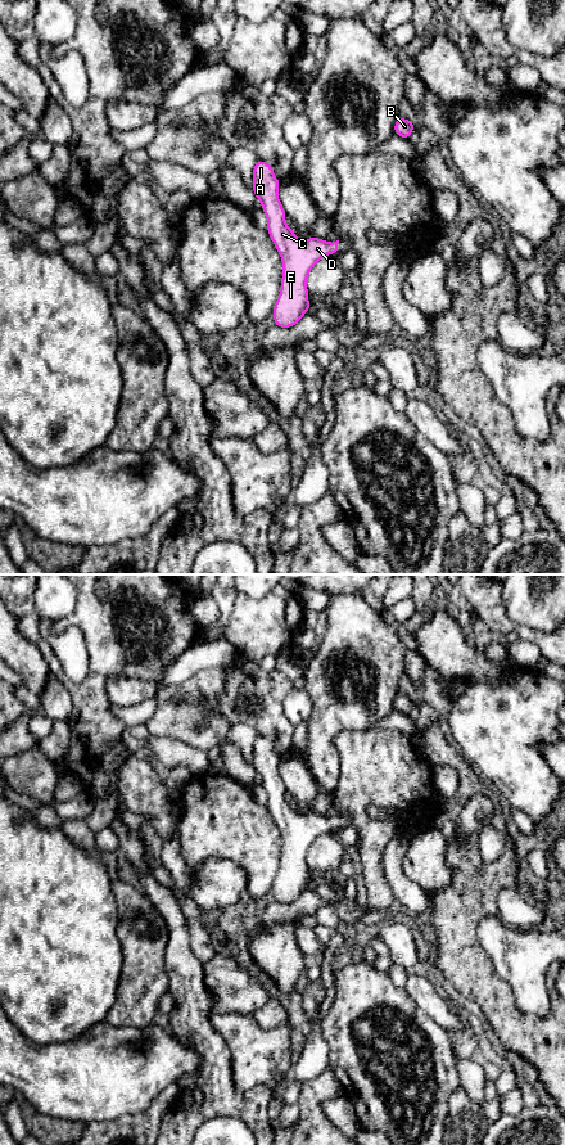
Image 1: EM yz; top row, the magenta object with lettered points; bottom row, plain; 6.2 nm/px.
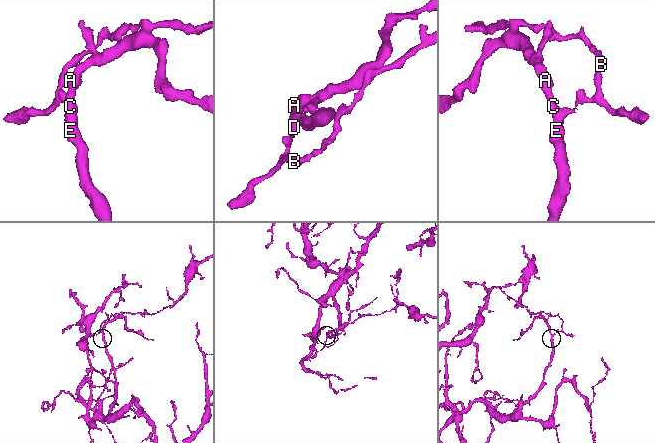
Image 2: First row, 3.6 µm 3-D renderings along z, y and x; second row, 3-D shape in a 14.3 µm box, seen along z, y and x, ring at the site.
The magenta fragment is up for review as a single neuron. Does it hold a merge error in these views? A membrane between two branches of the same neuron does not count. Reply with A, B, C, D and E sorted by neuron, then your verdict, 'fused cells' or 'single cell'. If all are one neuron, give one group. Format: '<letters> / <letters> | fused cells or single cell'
A C D E / B | fused cells

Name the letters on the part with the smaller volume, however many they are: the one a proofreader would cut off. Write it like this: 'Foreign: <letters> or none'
Foreign: B

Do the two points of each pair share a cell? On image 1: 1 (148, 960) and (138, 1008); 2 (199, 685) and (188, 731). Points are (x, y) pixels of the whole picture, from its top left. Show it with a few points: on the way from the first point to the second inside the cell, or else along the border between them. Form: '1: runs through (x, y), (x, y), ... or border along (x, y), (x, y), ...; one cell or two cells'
1: runs through (144, 972), (139, 996); one cell
2: runs through (184, 688), (167, 699), (167, 710), (173, 716); one cell

